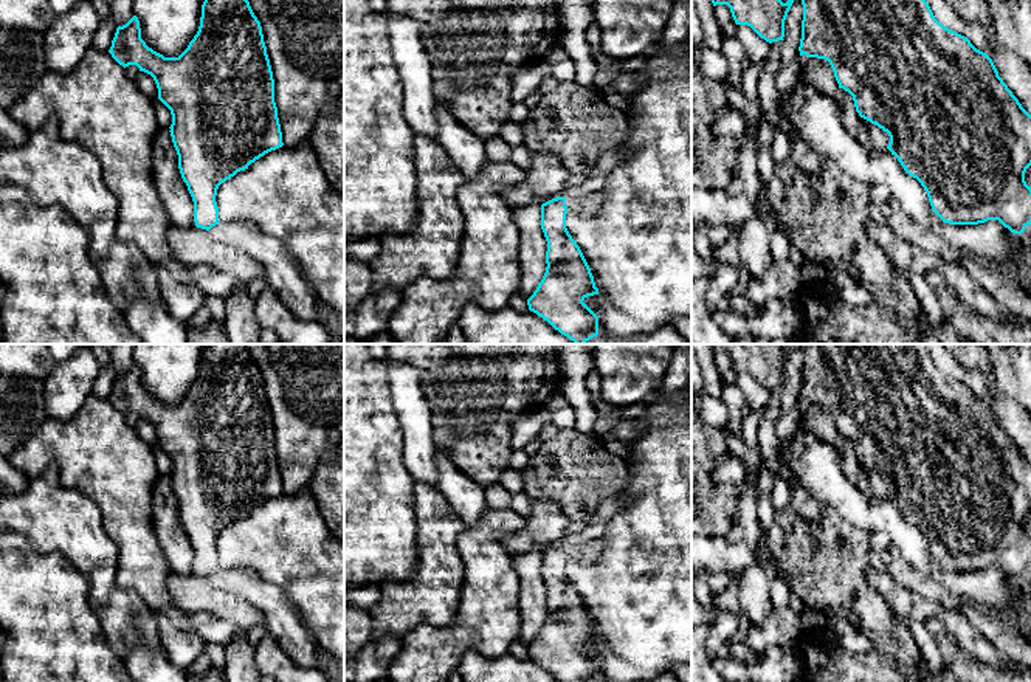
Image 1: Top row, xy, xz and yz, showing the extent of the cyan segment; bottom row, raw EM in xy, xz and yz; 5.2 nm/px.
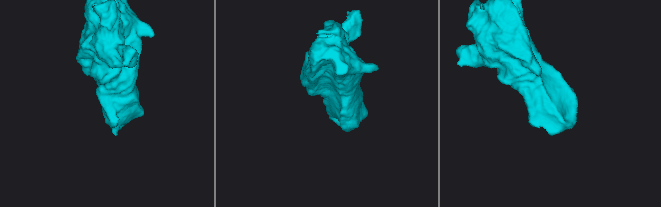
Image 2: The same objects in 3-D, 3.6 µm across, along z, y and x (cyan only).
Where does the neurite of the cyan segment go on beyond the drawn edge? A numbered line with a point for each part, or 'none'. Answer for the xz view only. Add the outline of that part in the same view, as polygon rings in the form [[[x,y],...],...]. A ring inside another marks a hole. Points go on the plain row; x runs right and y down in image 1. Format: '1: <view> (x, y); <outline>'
1: xz (586, 552); [[[592,539],[581,544],[566,544],[566,553],[569,558],[575,558],[580,563],[594,563],[598,560],[603,549],[600,539]]]

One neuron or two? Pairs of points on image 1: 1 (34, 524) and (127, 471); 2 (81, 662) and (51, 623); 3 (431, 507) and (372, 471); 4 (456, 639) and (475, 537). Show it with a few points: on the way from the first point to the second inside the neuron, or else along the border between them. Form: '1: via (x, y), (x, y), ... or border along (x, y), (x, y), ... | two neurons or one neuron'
1: border along (58, 471), (98, 507), (103, 527) | two neurons
2: via (72, 653), (51, 633) | one neuron
3: border along (414, 482), (414, 518), (419, 532) | two neurons
4: via (478, 614), (478, 561) | one neuron

